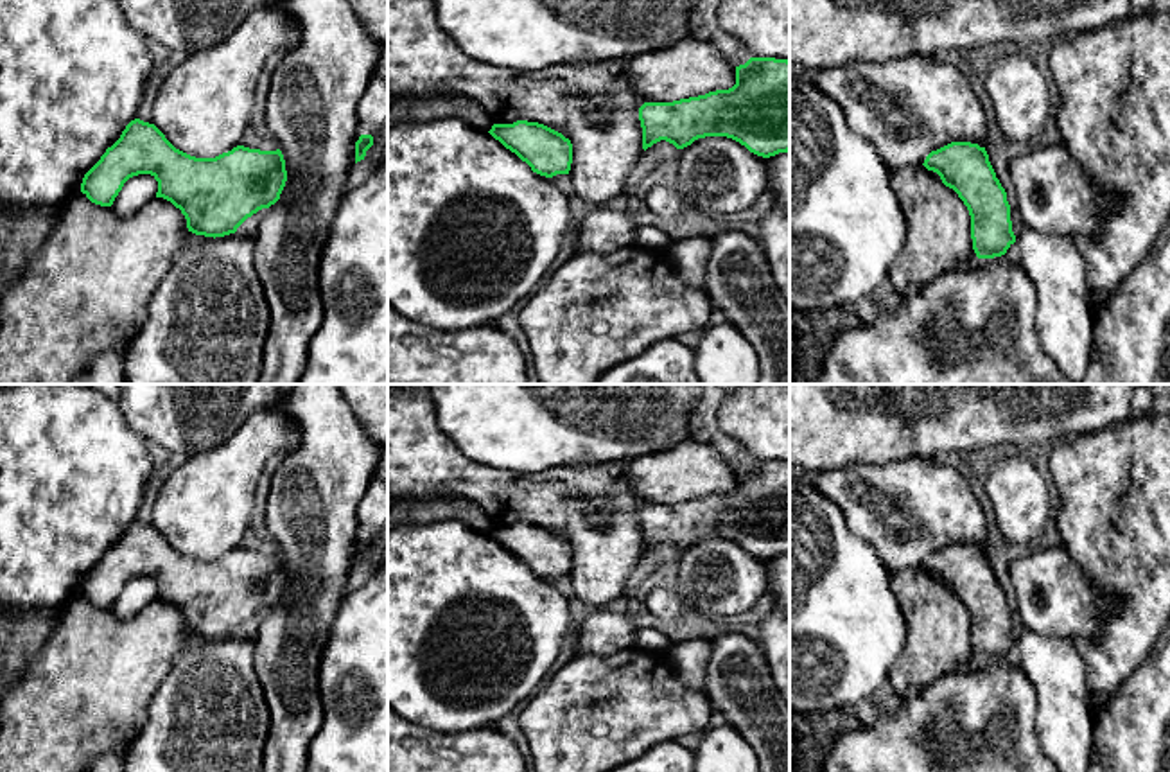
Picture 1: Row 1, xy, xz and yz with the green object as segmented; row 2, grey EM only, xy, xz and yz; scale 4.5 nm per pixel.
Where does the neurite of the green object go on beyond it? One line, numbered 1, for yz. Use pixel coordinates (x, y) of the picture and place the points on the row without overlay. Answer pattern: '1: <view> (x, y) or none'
1: none

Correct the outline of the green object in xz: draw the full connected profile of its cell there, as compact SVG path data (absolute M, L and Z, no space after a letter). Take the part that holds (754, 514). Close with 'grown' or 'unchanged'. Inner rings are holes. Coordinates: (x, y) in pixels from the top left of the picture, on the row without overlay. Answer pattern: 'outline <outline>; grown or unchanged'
outline M750 460L736 469L736 487L705 497L673 504L644 504L639 510L642 551L666 542L677 551L705 539L727 539L750 555L770 560L790 553L790 463L775 460Z; unchanged

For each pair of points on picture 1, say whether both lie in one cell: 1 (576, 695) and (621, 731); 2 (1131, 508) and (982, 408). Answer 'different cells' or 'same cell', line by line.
1: same cell
2: different cells

